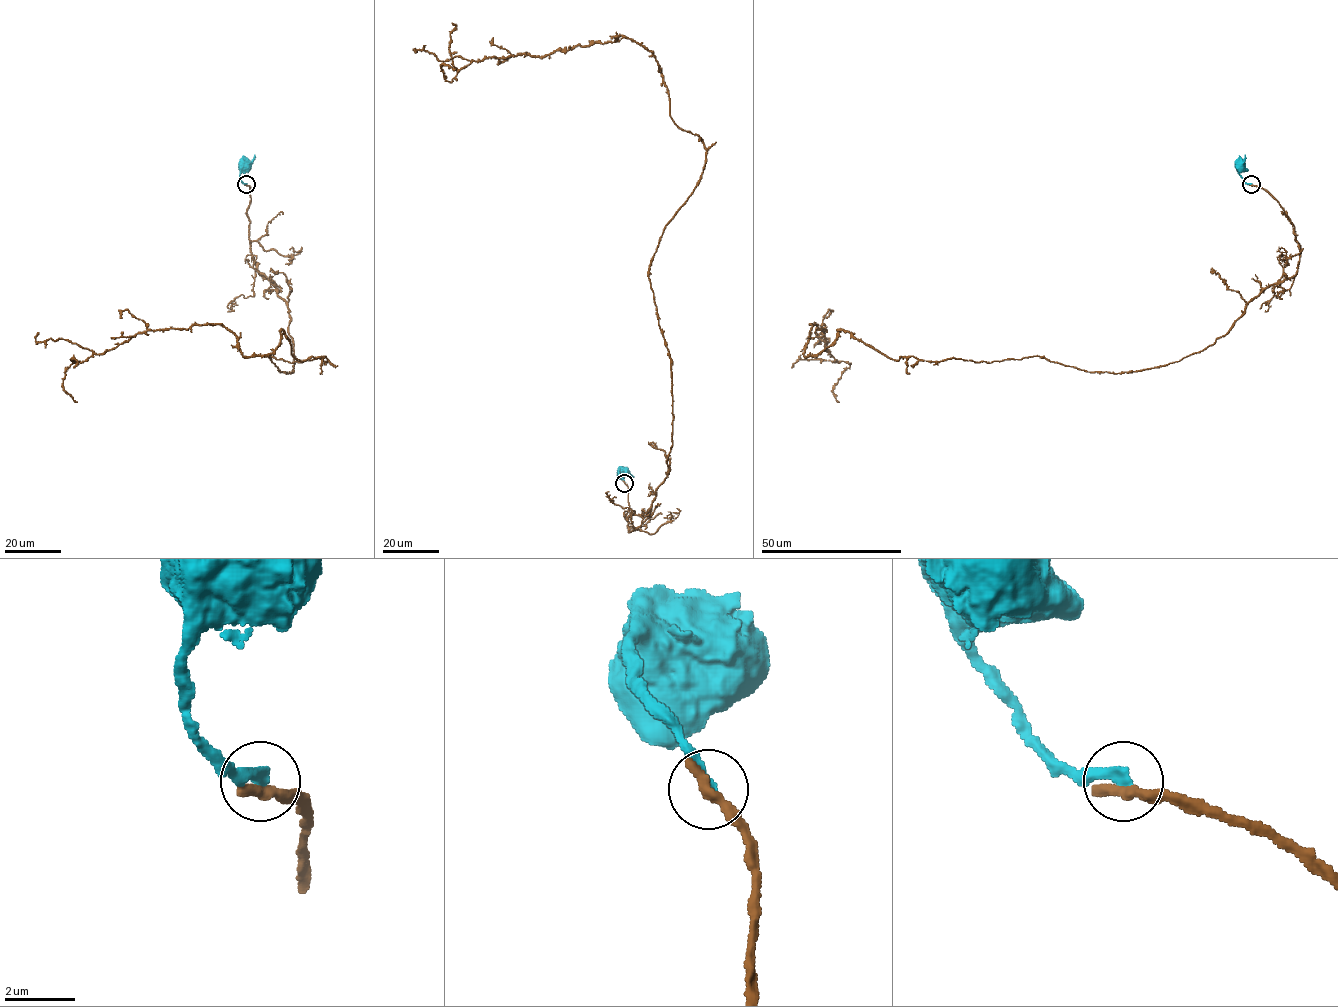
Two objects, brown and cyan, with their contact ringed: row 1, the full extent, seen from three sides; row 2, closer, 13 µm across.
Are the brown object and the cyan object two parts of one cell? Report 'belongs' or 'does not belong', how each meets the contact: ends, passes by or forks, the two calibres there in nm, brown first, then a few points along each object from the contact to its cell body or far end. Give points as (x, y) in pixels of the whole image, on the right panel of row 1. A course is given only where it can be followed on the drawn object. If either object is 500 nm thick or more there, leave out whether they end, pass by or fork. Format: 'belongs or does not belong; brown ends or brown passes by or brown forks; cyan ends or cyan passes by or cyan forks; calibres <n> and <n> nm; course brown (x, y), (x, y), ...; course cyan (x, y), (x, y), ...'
does not belong; brown ends; cyan ends; calibres 420 and 340 nm; course brown (1251, 184), (1298, 271), (1201, 350), (805, 356), (811, 324), (837, 402); course cyan (1251, 184), (1240, 174), (1240, 165)

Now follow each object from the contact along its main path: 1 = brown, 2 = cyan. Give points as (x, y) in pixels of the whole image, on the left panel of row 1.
1: (246, 184), (269, 358), (327, 359), (146, 330), (67, 368), (77, 402)
2: (246, 184), (240, 180), (243, 165)

